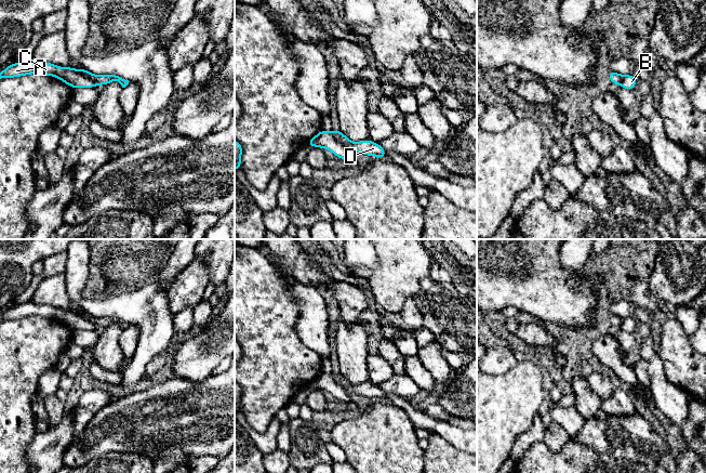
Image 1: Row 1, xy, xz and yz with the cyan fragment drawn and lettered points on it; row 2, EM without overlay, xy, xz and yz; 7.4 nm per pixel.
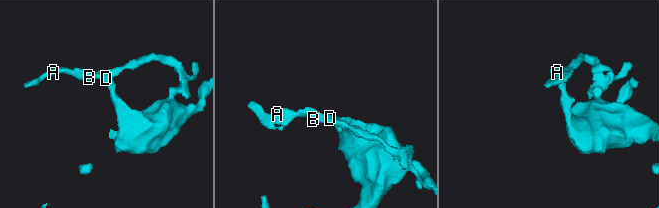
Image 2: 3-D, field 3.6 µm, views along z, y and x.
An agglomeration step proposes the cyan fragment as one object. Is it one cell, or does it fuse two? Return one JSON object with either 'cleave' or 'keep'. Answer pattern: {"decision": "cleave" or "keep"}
{"decision": "cleave"}

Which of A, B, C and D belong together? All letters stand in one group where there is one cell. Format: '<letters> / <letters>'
A B C / D

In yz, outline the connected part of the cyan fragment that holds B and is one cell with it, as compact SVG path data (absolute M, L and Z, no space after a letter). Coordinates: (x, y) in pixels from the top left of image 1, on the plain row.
M632 317L623 318L623 323L620 328L627 332L634 332L637 327L637 320Z

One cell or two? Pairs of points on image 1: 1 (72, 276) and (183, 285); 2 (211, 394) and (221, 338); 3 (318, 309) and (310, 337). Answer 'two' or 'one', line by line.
1: two
2: two
3: one

